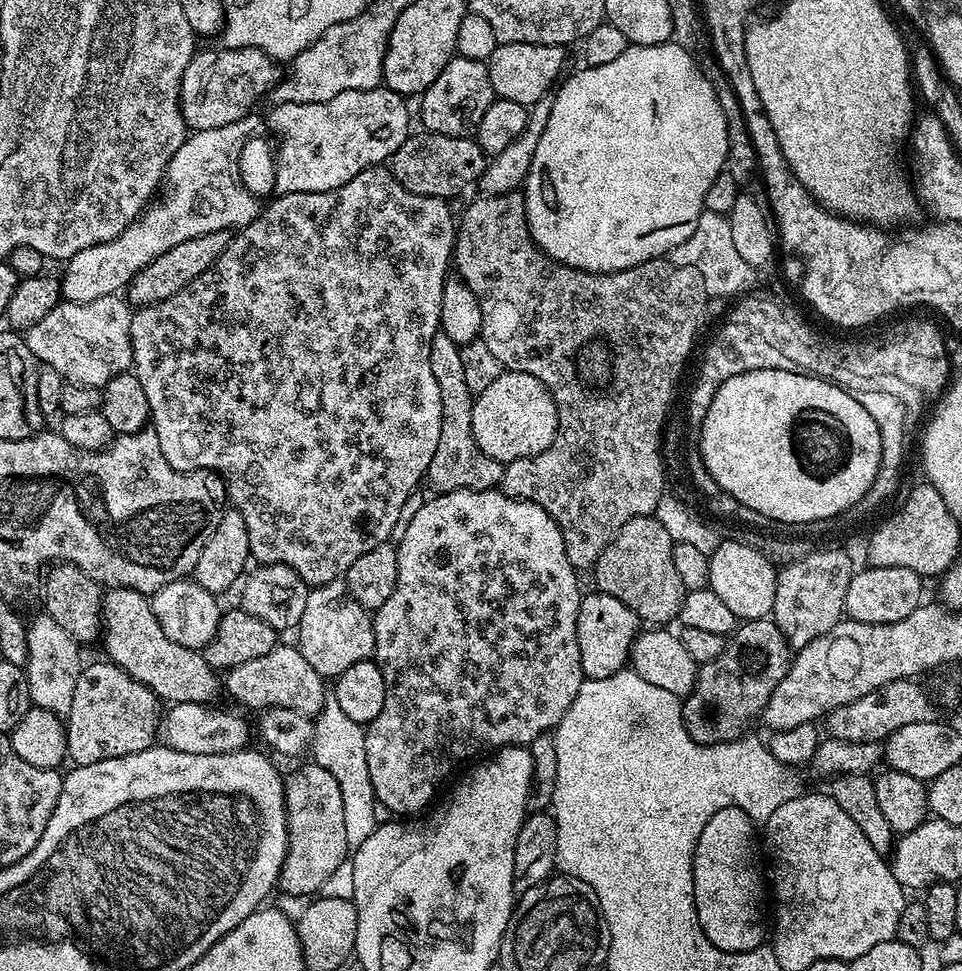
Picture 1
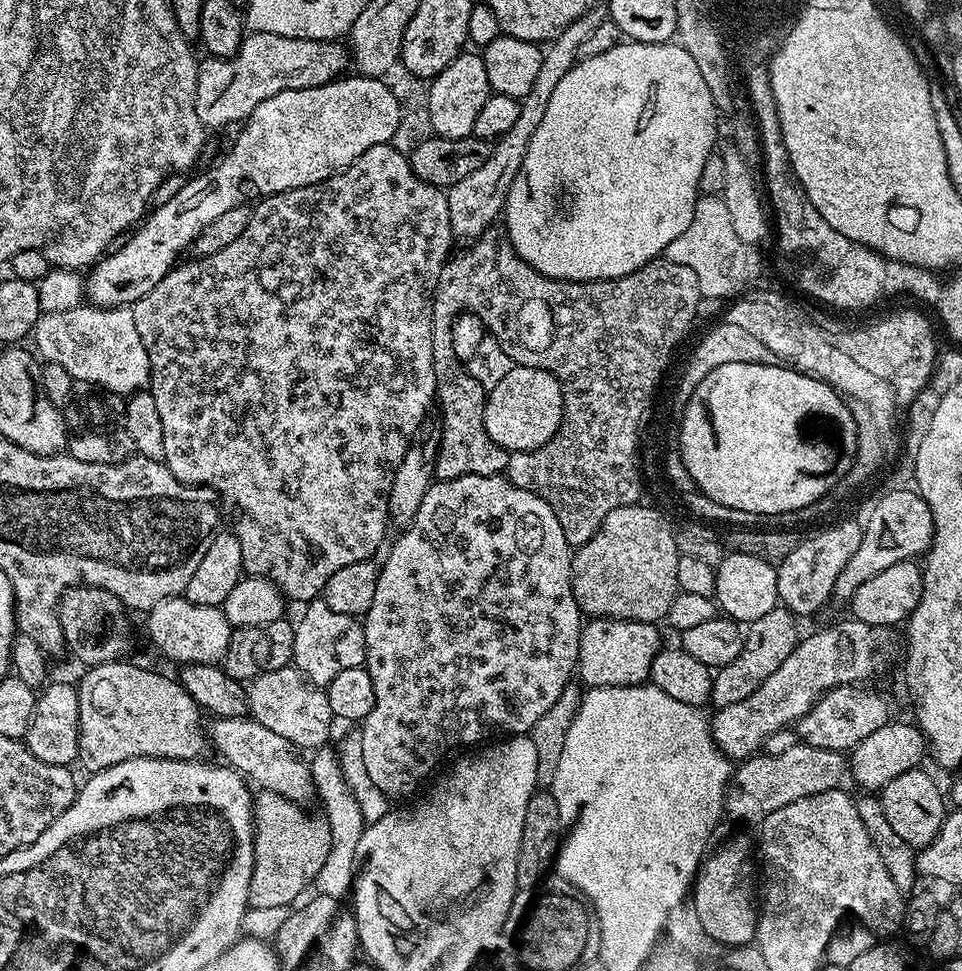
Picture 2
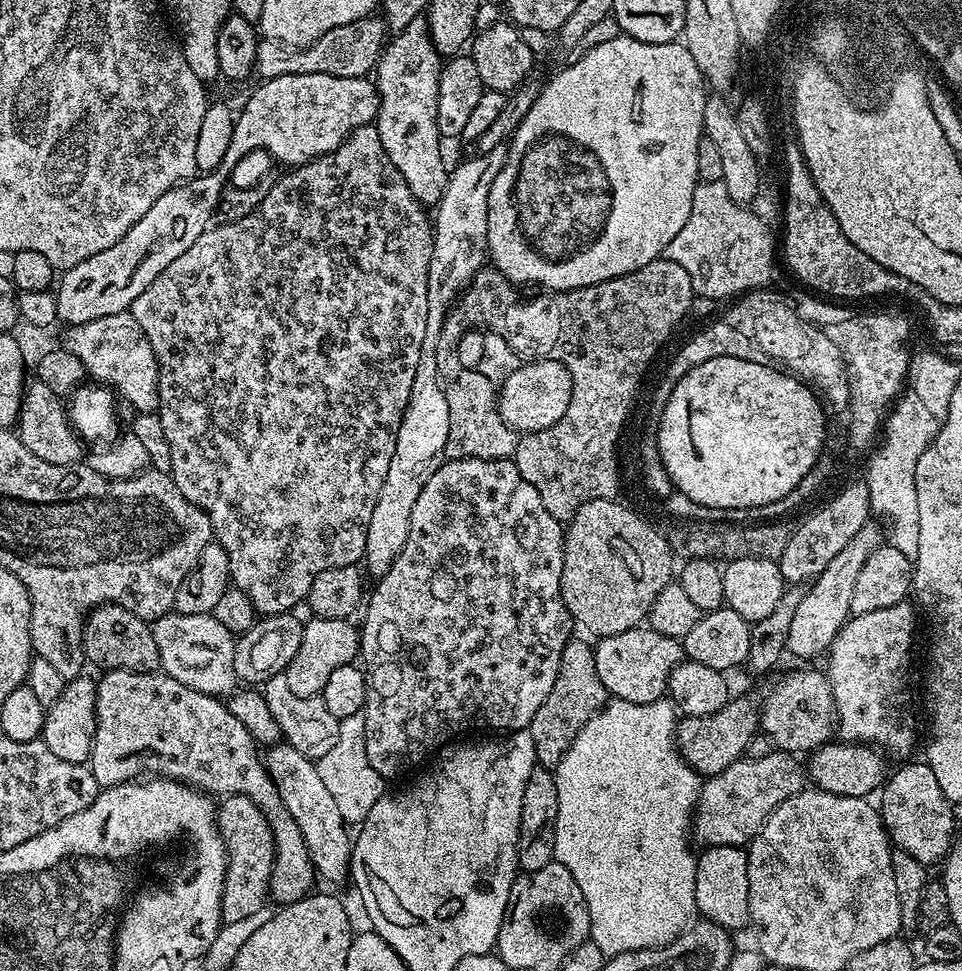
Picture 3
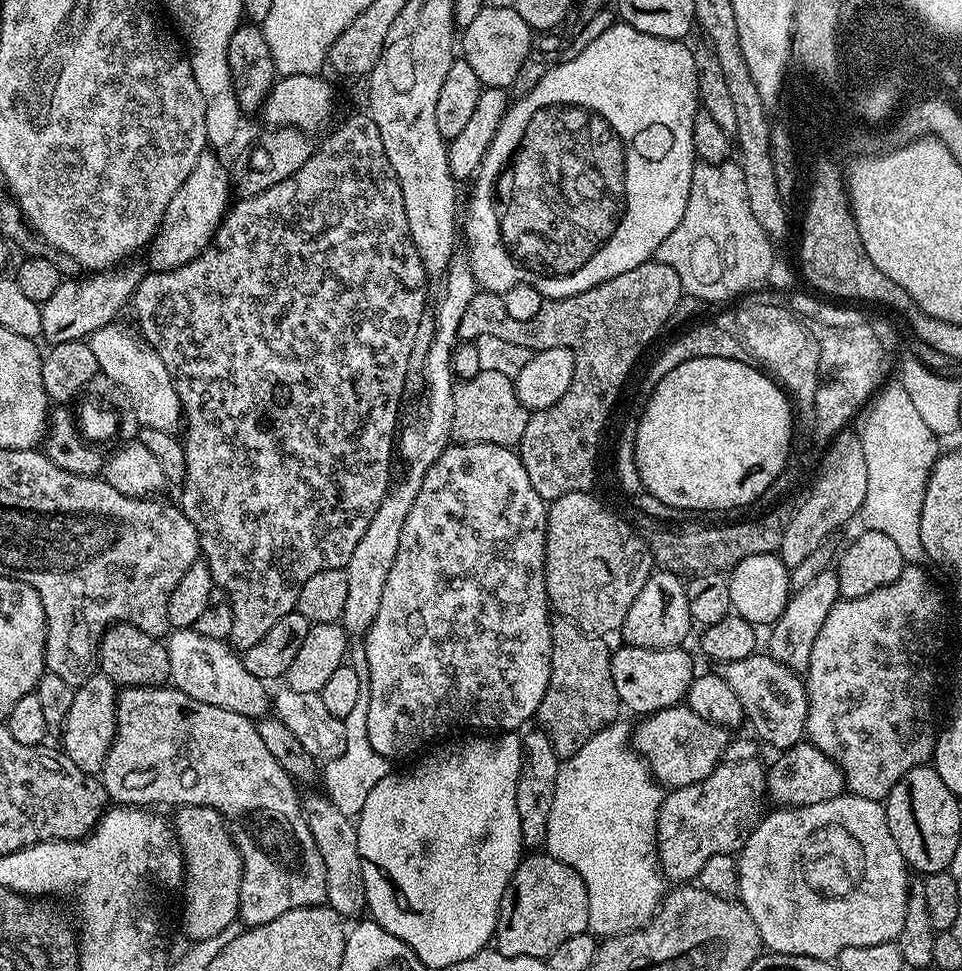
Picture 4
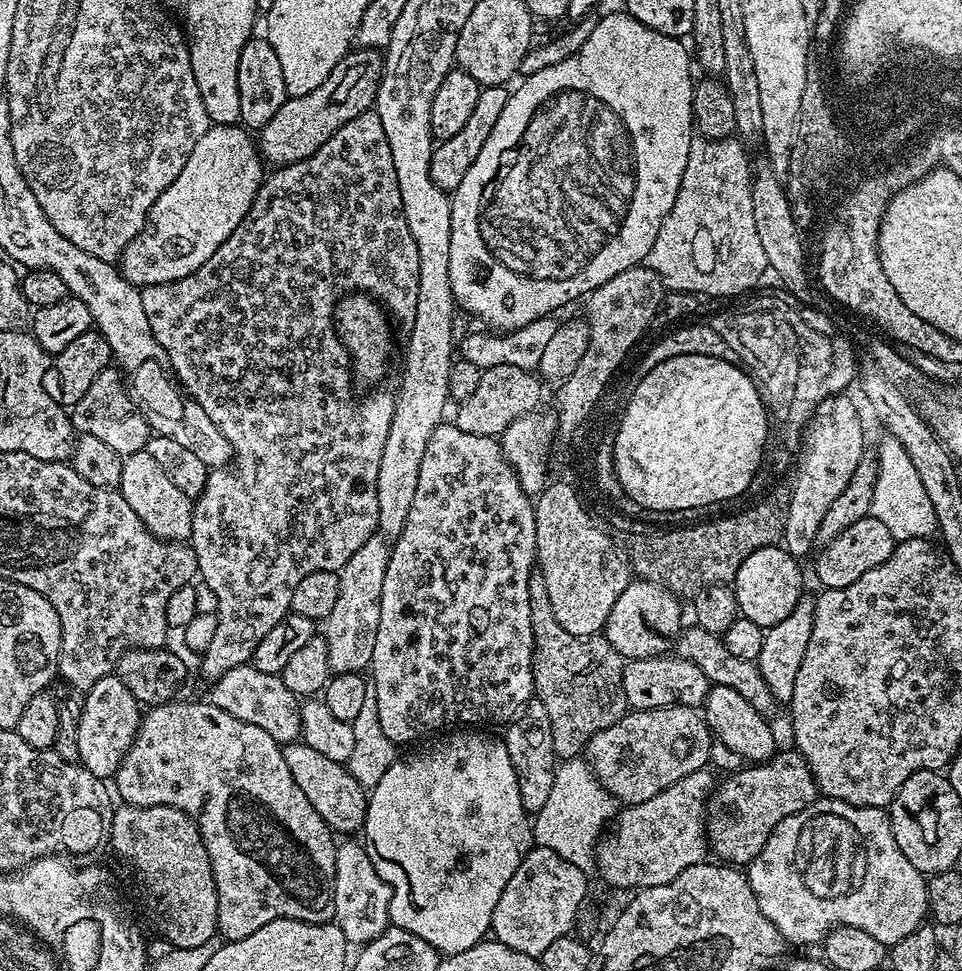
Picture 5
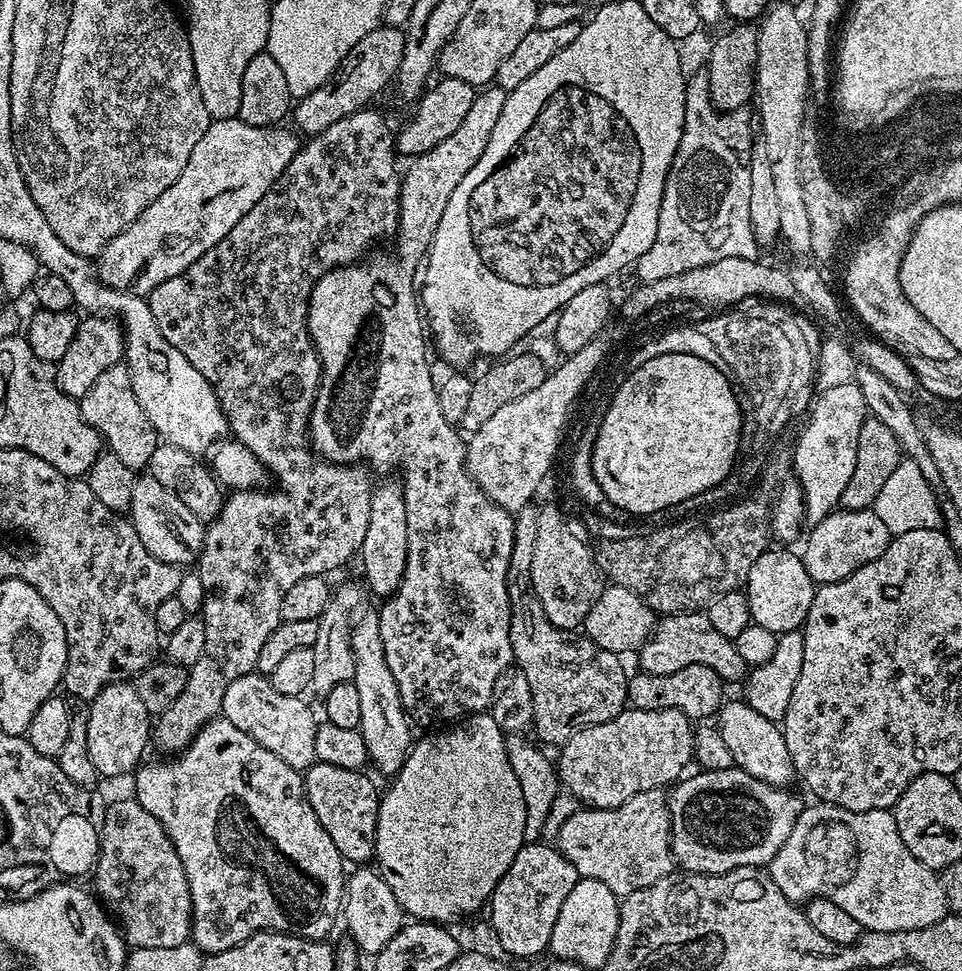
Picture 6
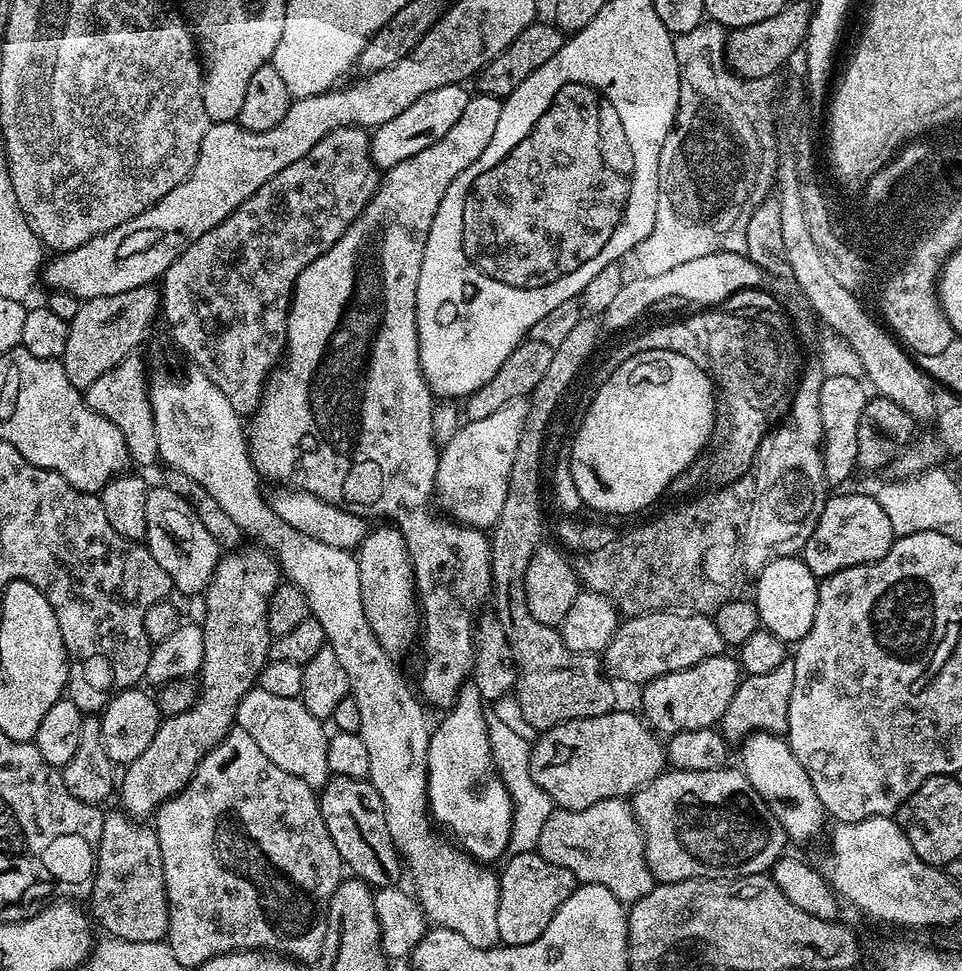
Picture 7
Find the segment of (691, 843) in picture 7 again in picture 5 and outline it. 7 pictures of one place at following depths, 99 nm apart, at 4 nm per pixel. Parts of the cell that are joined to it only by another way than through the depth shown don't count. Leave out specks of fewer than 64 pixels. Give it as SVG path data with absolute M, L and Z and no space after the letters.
M795 750L777 751L772 759L745 766L739 772L733 772L721 780L724 781L721 784L719 781L718 787L706 804L706 835L711 851L716 851L721 861L732 866L746 866L756 857L758 850L766 846L766 838L774 834L778 822L806 810L806 806L818 799L816 780L812 777L812 771L808 769L806 758L802 758L802 754Z

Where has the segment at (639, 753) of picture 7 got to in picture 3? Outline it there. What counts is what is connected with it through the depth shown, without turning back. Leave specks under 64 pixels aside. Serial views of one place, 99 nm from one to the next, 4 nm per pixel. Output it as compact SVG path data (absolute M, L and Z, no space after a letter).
M740 696L737 700L736 697L729 699L728 704L714 714L681 719L676 729L676 743L681 758L701 777L707 778L741 759L750 738L757 736L759 727L760 714L754 700L752 704L750 697Z

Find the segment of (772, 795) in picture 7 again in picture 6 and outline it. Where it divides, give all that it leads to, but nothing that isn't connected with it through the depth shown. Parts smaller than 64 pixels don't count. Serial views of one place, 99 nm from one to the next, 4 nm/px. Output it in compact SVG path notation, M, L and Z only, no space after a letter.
M743 699L731 700L718 713L718 727L730 754L734 754L735 767L770 786L787 789L791 785L788 783L794 780L794 769L790 750L786 750L783 727L775 720L762 718L762 714L758 714L758 710L754 710Z

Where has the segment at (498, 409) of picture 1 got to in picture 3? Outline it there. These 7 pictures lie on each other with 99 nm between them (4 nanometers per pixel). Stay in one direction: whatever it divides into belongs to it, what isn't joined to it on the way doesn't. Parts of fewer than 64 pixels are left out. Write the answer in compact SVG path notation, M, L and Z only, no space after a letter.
M534 360L521 363L510 378L506 378L498 388L498 403L502 418L518 434L541 432L558 422L566 414L572 397L570 370L557 360Z

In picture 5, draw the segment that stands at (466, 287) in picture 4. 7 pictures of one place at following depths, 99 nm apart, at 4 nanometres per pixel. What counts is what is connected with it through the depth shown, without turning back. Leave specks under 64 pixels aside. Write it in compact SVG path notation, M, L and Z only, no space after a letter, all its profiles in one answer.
M383 535L372 536L356 551L339 570L338 602L330 610L322 624L322 635L326 642L326 655L330 657L329 670L338 672L363 673L371 665L374 654L374 638L378 638L378 622L382 614L382 582L386 579L389 541Z

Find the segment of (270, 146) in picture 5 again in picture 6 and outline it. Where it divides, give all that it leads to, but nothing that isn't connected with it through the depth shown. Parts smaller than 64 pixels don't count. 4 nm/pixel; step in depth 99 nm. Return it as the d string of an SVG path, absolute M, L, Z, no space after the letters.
M381 26L370 30L366 38L358 38L332 77L295 101L290 112L291 119L296 119L295 127L311 138L326 130L326 126L334 126L334 122L342 122L342 118L369 107L372 99L395 81L398 66L402 66L403 50L404 33L396 26Z

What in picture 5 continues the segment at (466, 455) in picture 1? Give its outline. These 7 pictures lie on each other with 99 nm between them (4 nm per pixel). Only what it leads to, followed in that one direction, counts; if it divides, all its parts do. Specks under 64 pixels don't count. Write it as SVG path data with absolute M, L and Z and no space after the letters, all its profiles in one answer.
M493 364L492 367L483 369L480 381L470 398L459 401L460 408L454 416L458 430L466 434L478 434L499 438L512 422L522 418L530 412L535 412L541 407L540 384L542 380L535 371L522 366L502 366Z

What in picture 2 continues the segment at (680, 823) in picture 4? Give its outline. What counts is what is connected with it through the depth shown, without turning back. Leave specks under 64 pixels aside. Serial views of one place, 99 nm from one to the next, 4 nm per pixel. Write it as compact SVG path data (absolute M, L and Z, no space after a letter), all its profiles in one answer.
M799 742L790 746L790 750L785 750L783 754L750 756L732 773L728 793L724 795L724 812L736 820L759 822L774 814L774 810L782 810L782 806L798 802L798 798L840 788L844 776L846 780L849 772L850 764L845 753L818 750L818 746Z

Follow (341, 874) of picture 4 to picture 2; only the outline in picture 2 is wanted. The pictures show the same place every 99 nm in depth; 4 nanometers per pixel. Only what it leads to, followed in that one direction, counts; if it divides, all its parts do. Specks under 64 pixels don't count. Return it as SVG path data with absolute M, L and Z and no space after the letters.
M247 715L245 716L235 716L234 718L216 718L211 721L212 728L210 724L210 744L217 748L218 751L221 752L224 757L222 757L223 763L225 765L231 766L236 769L237 772L243 774L257 789L266 791L266 792L273 792L274 794L282 794L286 798L290 798L295 804L304 806L307 805L309 802L308 799L313 799L314 796L314 785L312 782L312 770L307 759L303 760L301 753L297 751L297 749L290 743L286 742L286 738L281 738L280 735L274 734L274 730L266 730L266 726L262 726L256 720L249 718Z

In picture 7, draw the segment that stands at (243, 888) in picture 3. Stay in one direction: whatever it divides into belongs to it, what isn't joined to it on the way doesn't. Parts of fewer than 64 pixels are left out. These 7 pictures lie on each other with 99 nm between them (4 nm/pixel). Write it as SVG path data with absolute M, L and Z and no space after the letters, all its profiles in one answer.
M122 810L117 812L107 811L103 822L102 838L99 840L99 853L96 855L96 874L94 880L94 886L92 892L88 898L88 902L92 904L90 907L93 917L97 920L97 923L107 931L107 935L110 935L113 939L132 941L132 942L152 942L158 940L164 940L167 937L169 926L169 908L168 899L165 892L165 871L162 865L161 847L158 846L158 840L156 831L153 827L142 825L141 821L138 821L135 817L131 817L129 814Z

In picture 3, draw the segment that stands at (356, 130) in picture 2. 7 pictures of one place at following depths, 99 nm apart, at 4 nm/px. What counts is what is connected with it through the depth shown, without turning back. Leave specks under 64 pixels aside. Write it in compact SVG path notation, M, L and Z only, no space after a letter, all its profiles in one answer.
M282 74L257 85L249 94L244 109L236 116L234 134L230 134L226 158L217 168L197 174L191 180L185 180L166 190L166 194L162 194L162 198L158 198L158 202L154 202L154 206L150 206L150 210L146 210L146 214L142 214L142 218L138 218L138 222L134 222L134 226L126 230L126 234L122 234L122 238L118 238L114 246L106 246L106 250L90 254L90 258L86 258L86 262L78 262L78 266L63 269L61 276L64 277L61 280L59 277L58 287L54 292L56 319L61 325L94 322L94 318L106 318L110 314L129 311L134 298L138 298L138 294L142 294L142 290L146 290L146 286L150 286L150 282L154 282L154 278L158 278L158 274L162 274L162 270L166 270L166 266L170 266L174 258L179 258L185 250L190 250L194 241L213 223L229 183L228 175L235 170L239 160L246 159L259 148L265 148L274 159L288 164L284 166L305 164L333 152L351 132L373 123L380 109L380 96L376 92L375 83L363 76L338 78L334 74Z

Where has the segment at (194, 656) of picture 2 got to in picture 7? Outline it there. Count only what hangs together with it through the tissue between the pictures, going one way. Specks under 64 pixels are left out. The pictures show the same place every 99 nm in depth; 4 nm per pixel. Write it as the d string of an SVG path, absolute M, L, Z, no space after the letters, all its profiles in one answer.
M259 686L254 687L238 702L235 727L246 730L274 766L286 770L286 774L294 774L294 778L302 778L313 790L324 789L333 777L328 757L330 736L324 733L325 721L314 718L303 700L278 698L275 694L266 694Z

